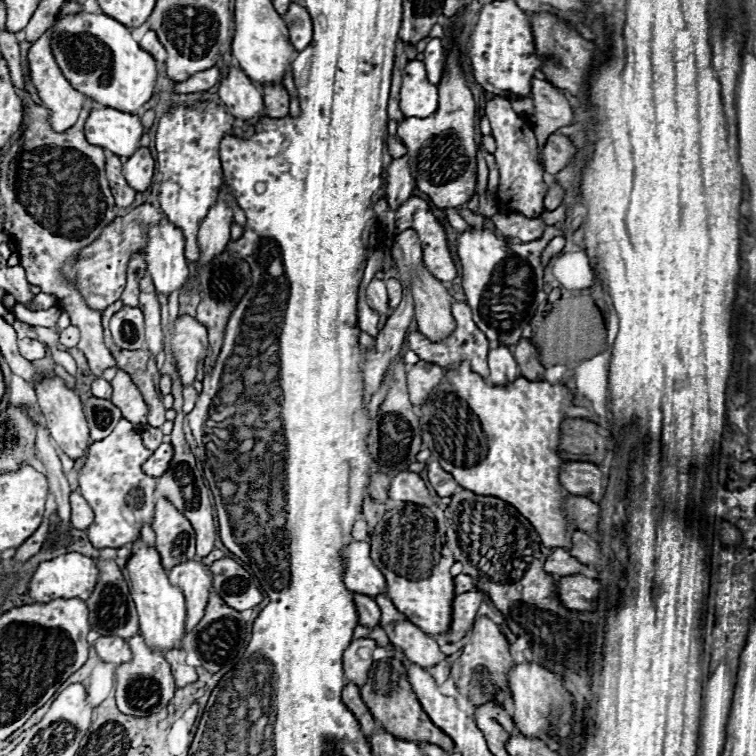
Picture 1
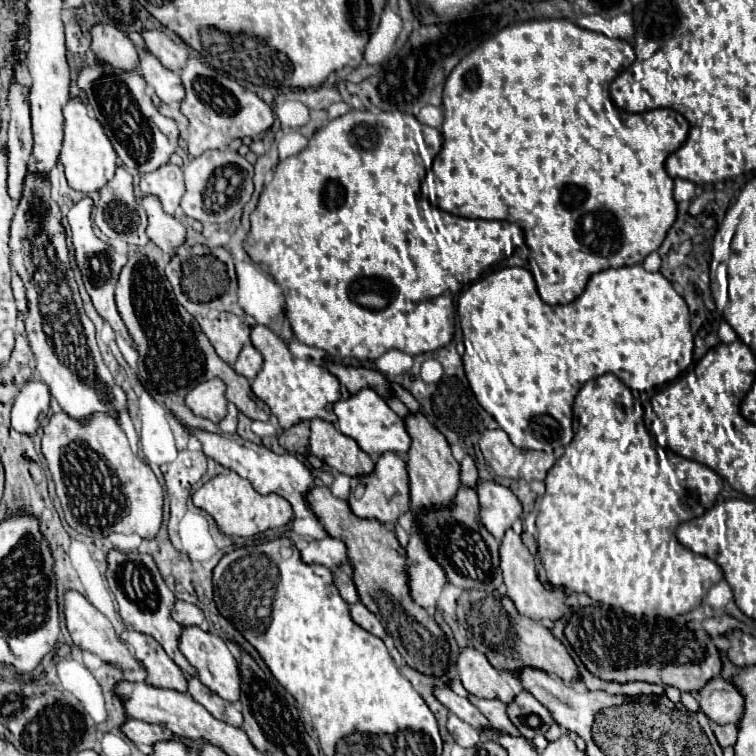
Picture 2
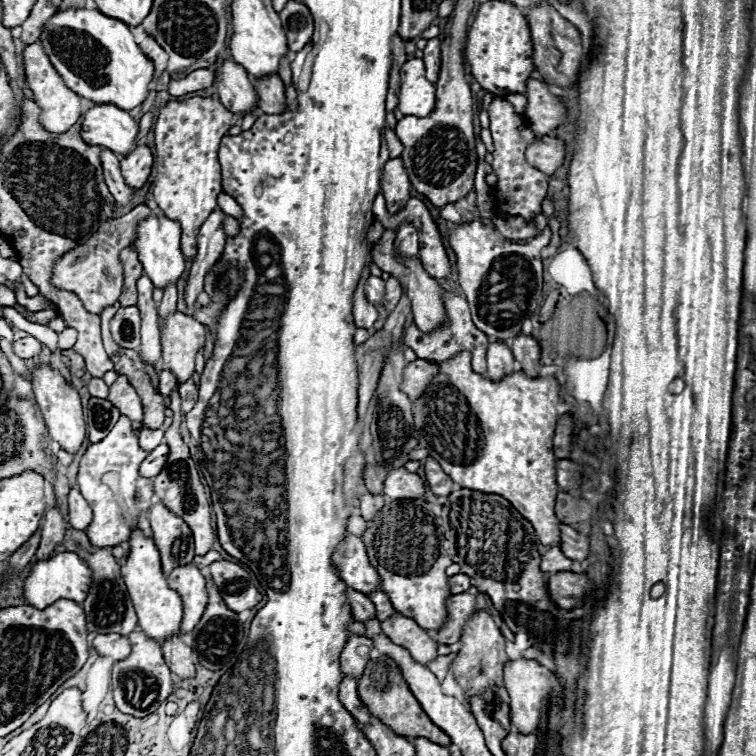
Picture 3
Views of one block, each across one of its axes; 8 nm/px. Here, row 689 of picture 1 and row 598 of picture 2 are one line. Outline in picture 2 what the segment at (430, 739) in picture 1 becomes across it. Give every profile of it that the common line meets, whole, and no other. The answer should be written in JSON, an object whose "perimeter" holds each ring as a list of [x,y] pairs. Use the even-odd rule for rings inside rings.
{"perimeter":[[[314,486],[312,490],[308,490],[306,502],[308,508],[320,520],[322,528],[330,536],[346,544],[348,560],[354,568],[354,584],[358,588],[358,596],[390,632],[404,662],[424,674],[442,676],[448,666],[448,642],[444,632],[434,622],[434,618],[422,606],[418,606],[410,596],[406,570],[404,570],[406,552],[398,544],[396,534],[390,532],[378,520],[354,516],[348,502],[332,496],[328,486]]]}

